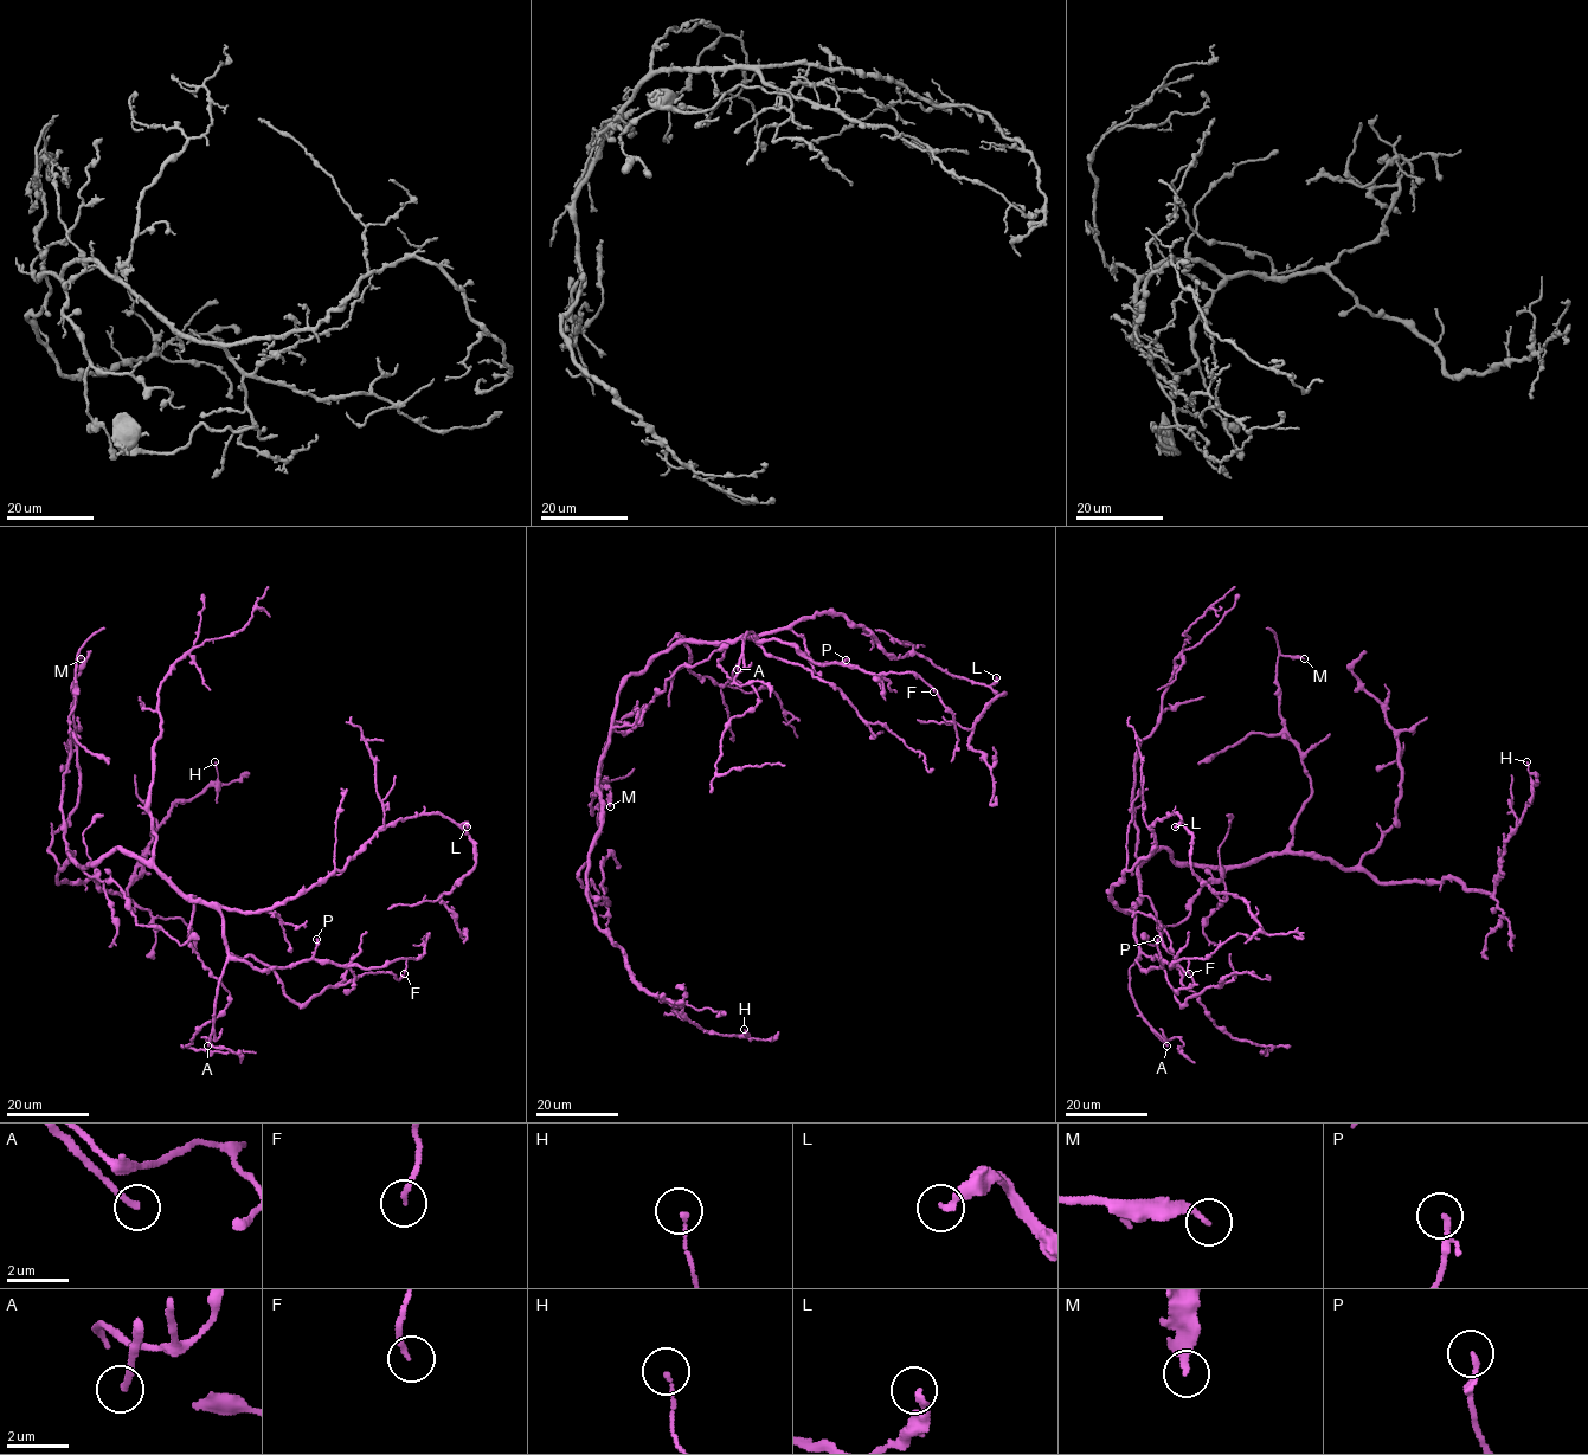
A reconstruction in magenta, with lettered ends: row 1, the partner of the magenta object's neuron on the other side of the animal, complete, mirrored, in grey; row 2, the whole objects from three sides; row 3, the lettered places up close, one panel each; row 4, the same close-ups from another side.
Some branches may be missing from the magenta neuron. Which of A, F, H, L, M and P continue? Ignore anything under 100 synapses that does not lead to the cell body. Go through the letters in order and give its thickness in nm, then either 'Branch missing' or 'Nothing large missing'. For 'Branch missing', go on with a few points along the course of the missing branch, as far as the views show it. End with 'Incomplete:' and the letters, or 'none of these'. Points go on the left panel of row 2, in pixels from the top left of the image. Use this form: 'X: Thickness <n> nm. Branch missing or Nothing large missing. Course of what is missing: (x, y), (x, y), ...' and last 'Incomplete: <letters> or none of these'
A: Thickness 170 nm. Branch missing. Course of what is missing: (207, 1045), (200, 1057), (191, 1056), (158, 1034), (152, 1040), (147, 1060)
F: Thickness 160 nm. Nothing large missing
H: Thickness 120 nm. Nothing large missing
L: Thickness 240 nm. Nothing large missing
M: Thickness 220 nm. Nothing large missing
P: Thickness 160 nm. Nothing large missing
Incomplete: A

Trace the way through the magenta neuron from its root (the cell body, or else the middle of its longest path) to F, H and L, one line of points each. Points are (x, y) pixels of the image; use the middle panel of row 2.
F: (668, 650), (685, 641), (778, 638), (817, 663), (856, 665), (876, 675), (914, 673), (933, 691)
H: (668, 650), (618, 695), (586, 899), (643, 989), (706, 1031), (744, 1029)
L: (668, 650), (685, 641), (757, 637), (836, 612), (895, 657), (923, 655), (988, 686), (996, 677)

